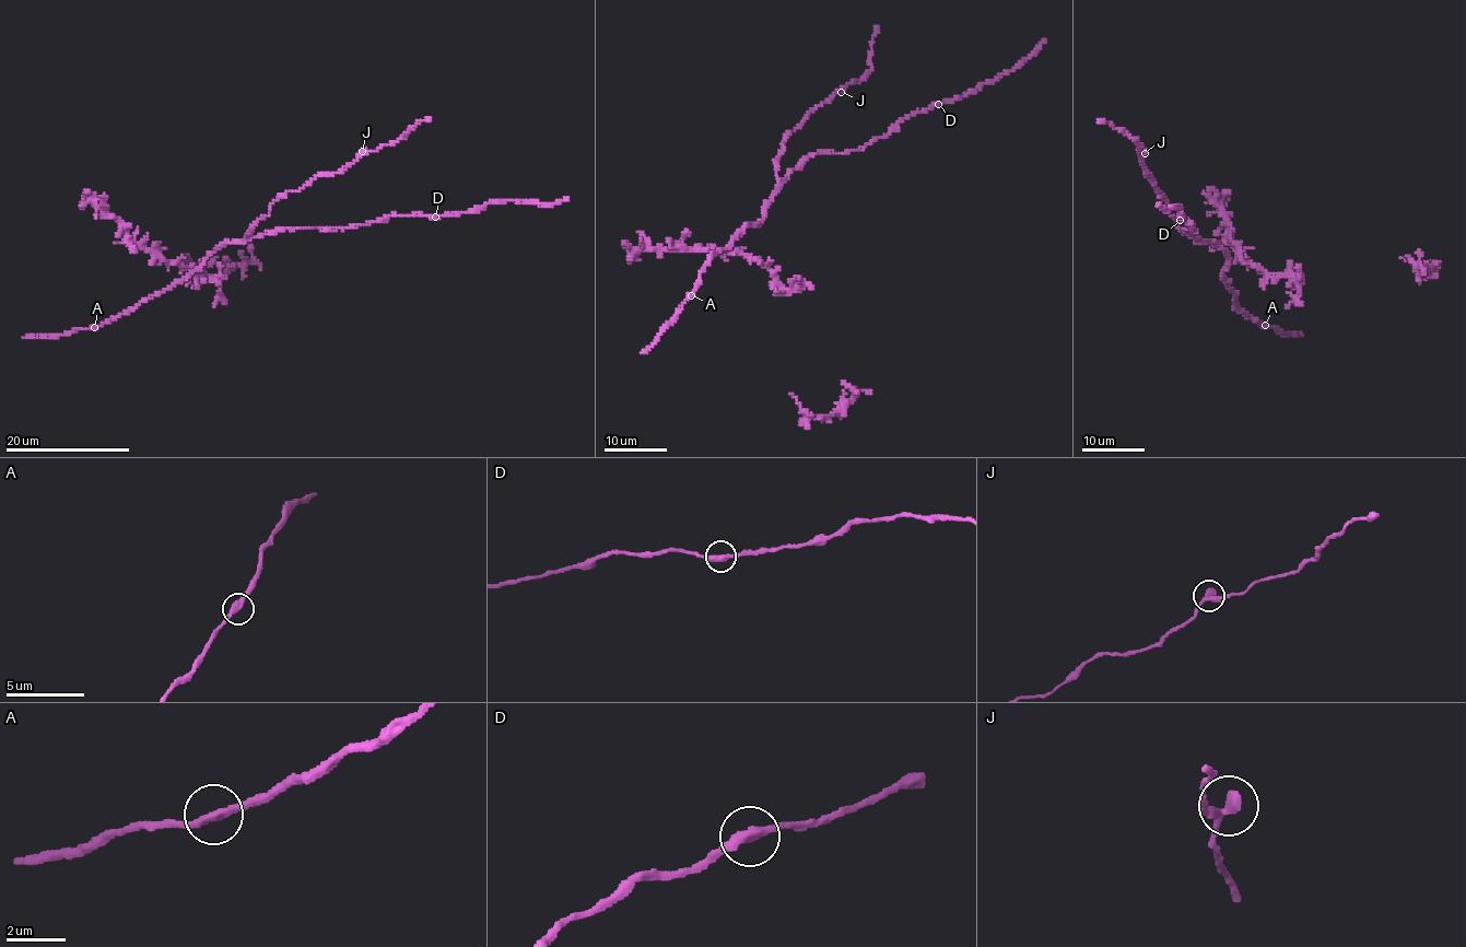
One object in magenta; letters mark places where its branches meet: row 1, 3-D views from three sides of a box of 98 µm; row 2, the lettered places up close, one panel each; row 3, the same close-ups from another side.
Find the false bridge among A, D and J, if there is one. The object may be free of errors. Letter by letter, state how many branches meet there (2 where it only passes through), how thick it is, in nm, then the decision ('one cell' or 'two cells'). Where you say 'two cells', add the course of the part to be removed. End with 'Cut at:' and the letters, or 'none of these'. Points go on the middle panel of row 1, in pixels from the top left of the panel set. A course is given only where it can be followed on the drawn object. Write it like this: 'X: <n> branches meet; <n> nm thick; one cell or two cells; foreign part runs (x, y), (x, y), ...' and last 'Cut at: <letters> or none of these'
A: 2 branches meet; 320 nm thick; one cell
D: 2 branches meet; 340 nm thick; one cell
J: 2 branches meet; 320 nm thick; one cell
Cut at: none of these

